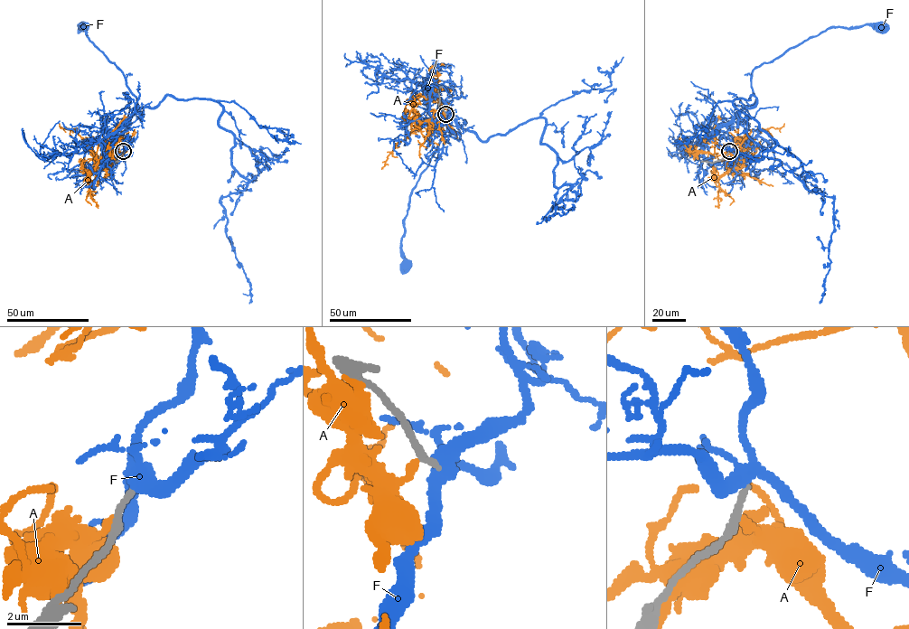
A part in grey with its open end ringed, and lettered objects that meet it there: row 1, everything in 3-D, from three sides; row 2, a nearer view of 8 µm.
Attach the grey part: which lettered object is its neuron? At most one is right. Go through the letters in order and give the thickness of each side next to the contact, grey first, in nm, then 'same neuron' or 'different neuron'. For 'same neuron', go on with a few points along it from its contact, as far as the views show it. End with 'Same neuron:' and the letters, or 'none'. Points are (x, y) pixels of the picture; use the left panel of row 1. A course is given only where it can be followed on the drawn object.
A: 240 nm thick on the grey side, 220 nm on the other; different neuron
F: 160 nm thick on the grey side, 360 nm on the other; different neuron
Same neuron: none

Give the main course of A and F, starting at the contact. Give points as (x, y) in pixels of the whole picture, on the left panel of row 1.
A: (123, 152), (109, 166), (96, 168), (87, 178), (107, 147), (112, 131), (127, 117)
F: (124, 151), (107, 165), (108, 141), (132, 117), (136, 98), (122, 71), (79, 25), (82, 23), (82, 26)

